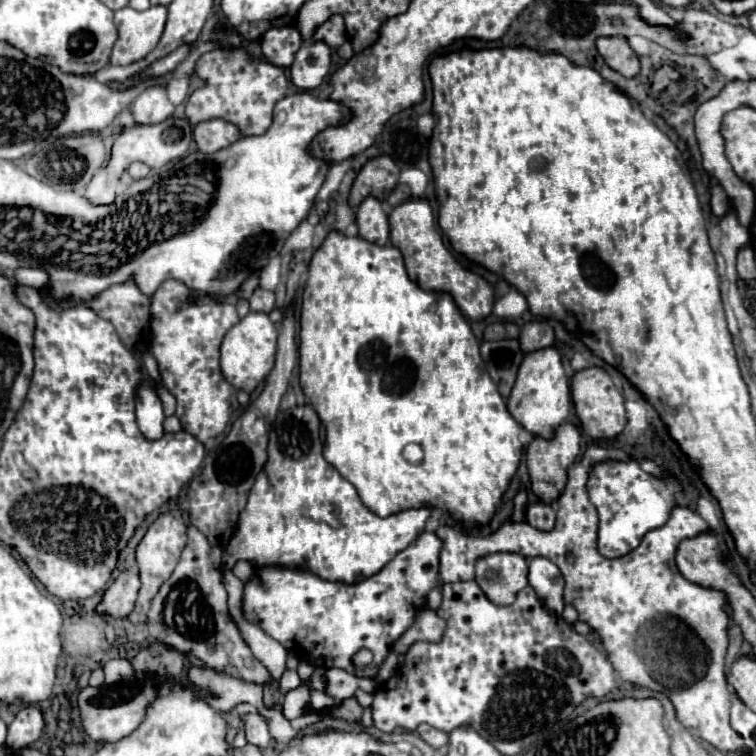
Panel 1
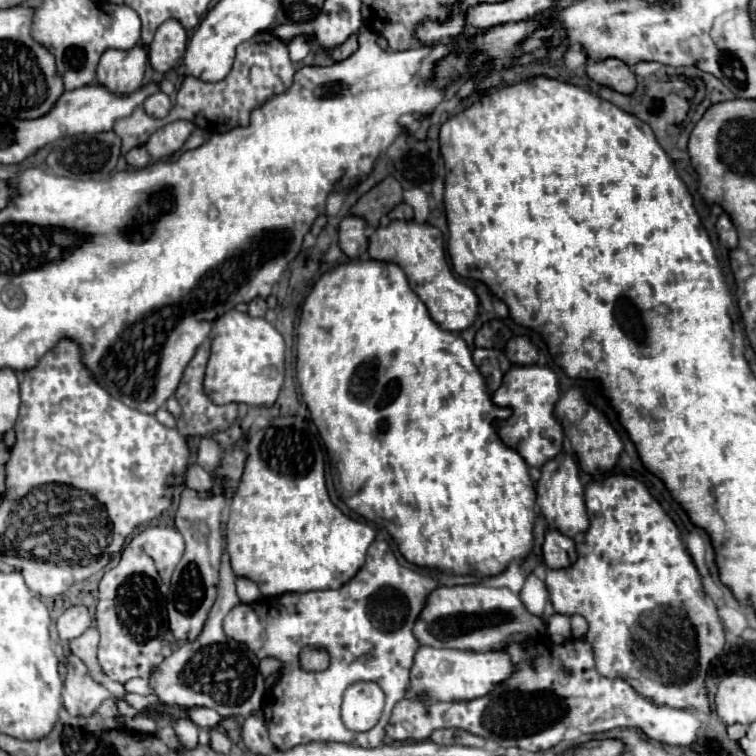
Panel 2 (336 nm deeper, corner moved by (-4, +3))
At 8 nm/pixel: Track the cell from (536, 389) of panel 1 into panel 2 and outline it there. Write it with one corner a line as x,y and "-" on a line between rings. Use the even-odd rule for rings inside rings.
511,367
503,377
501,387
493,393
491,401
495,407
509,407
511,415
507,419
495,421
501,441
517,451
527,467
541,469
547,461
555,459
563,445
563,429
553,415
553,405
559,399
557,377
549,367

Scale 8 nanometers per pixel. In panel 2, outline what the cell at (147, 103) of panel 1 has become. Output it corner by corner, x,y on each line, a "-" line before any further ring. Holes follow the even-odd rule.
157,91
157,93
149,95
149,97
143,101
143,107
145,107
147,115
151,115
151,117
155,117
155,119
163,119
163,117
169,113
169,109
171,109
171,101
169,101
169,97
167,97
165,93

